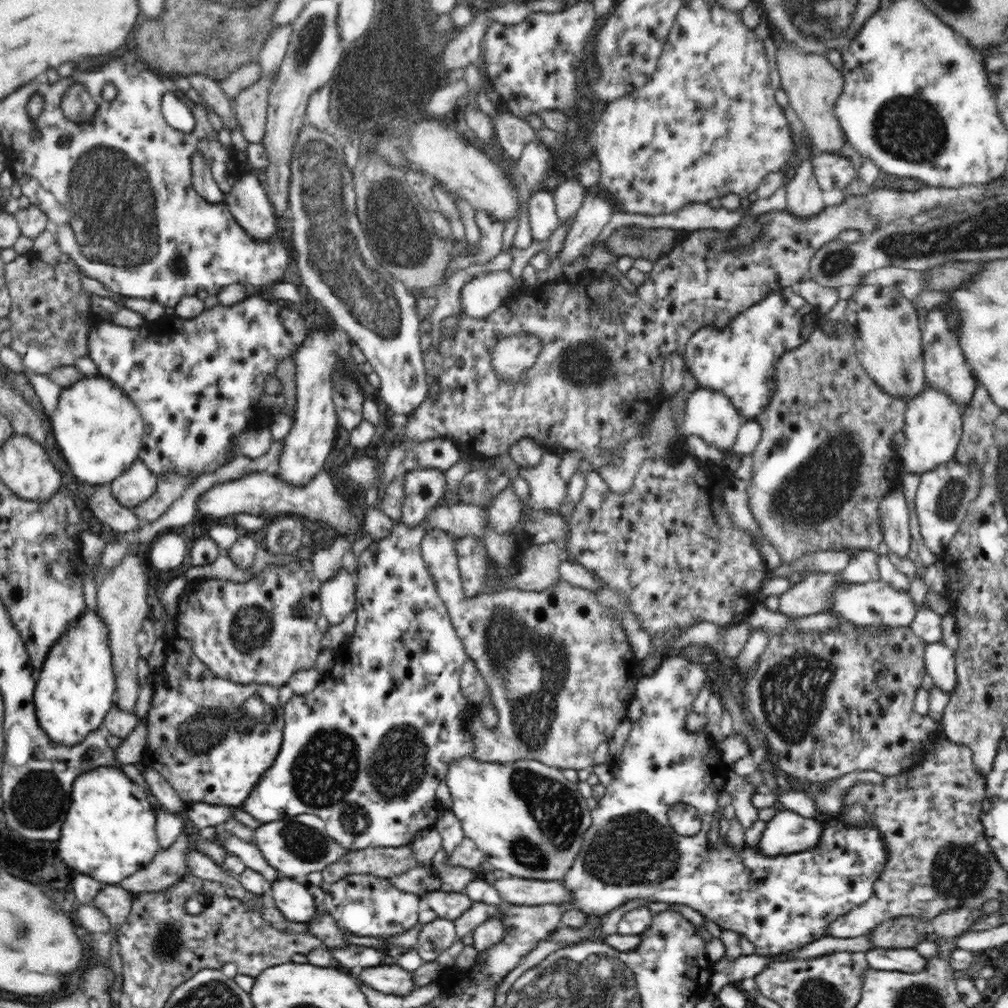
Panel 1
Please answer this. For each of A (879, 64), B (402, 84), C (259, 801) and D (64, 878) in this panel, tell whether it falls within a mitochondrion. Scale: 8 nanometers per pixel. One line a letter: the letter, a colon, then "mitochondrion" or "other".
A: other
B: mitochondrion
C: other
D: other

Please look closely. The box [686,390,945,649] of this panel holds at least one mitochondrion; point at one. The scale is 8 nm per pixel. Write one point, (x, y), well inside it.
(815, 492)

